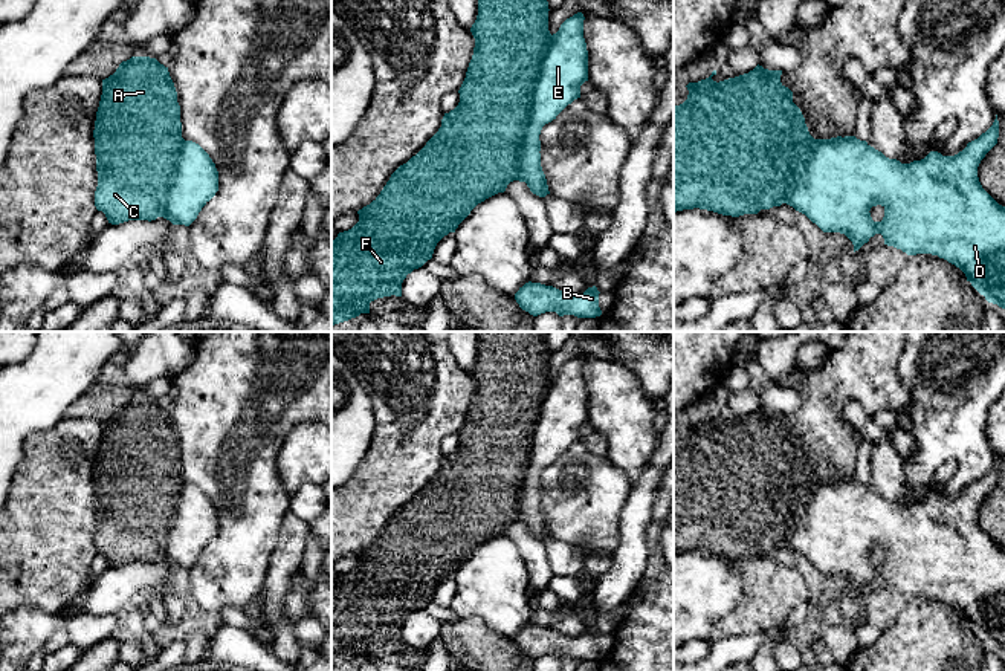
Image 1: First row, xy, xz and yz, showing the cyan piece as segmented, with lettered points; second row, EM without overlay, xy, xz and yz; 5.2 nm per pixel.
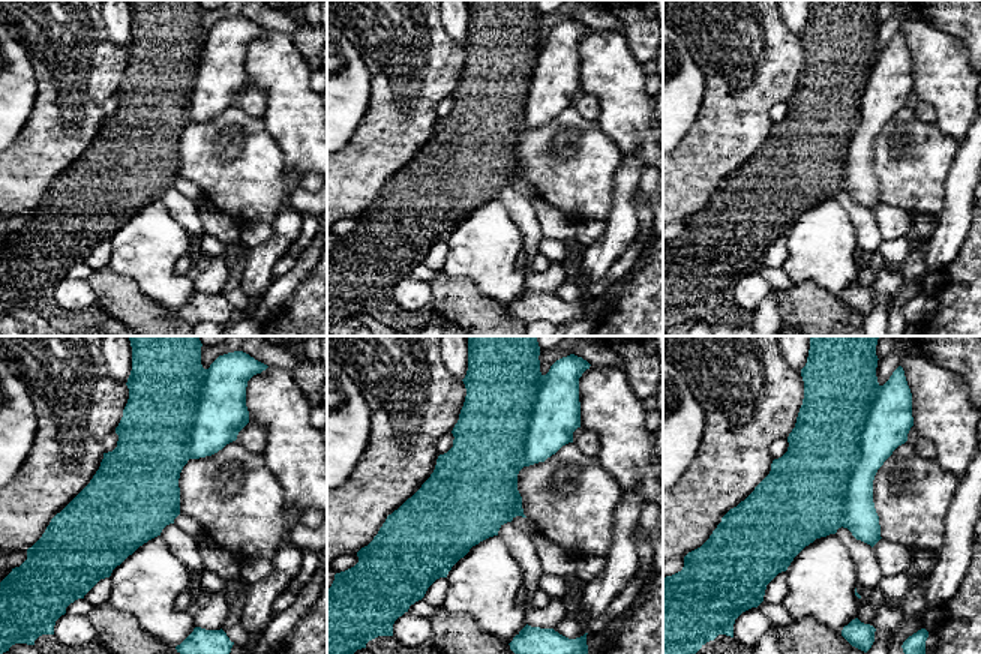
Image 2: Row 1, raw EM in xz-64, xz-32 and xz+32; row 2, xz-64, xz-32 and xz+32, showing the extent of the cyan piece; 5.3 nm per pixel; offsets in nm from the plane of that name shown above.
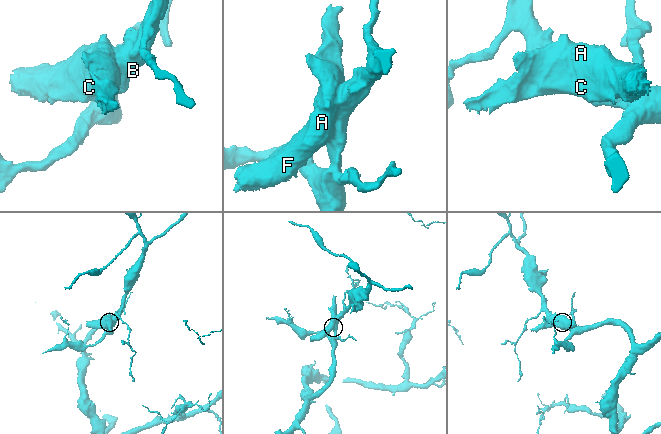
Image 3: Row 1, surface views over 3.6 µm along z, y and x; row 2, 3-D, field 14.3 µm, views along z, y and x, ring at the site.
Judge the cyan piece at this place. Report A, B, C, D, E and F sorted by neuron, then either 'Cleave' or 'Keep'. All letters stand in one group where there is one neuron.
Groups: A C F / B D E. Cleave

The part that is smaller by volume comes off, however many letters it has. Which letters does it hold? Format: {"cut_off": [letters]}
{"cut_off": ["A", "C", "F"]}

